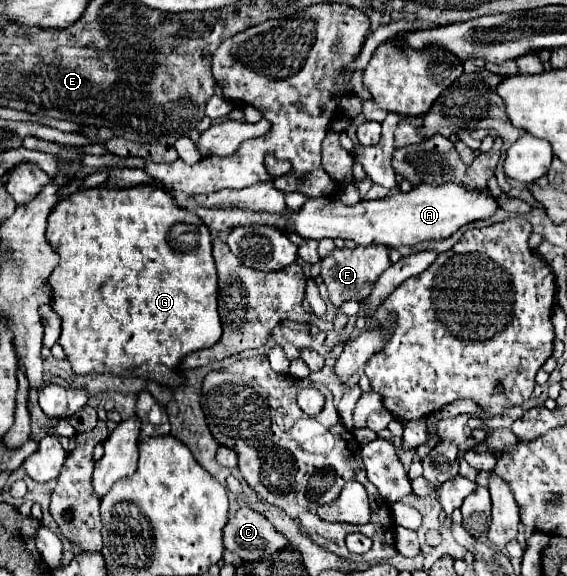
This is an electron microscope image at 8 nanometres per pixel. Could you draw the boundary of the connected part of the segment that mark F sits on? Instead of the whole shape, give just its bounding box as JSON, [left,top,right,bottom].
[320,246,390,330]

